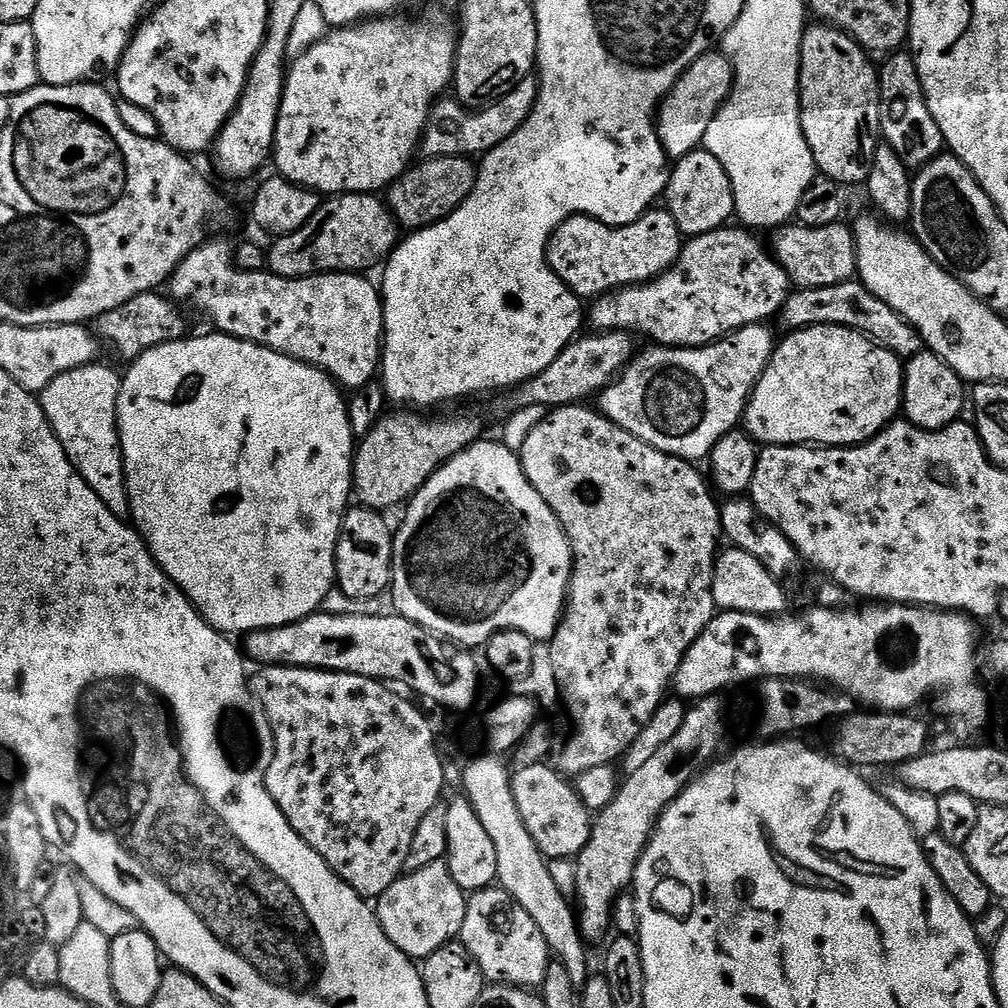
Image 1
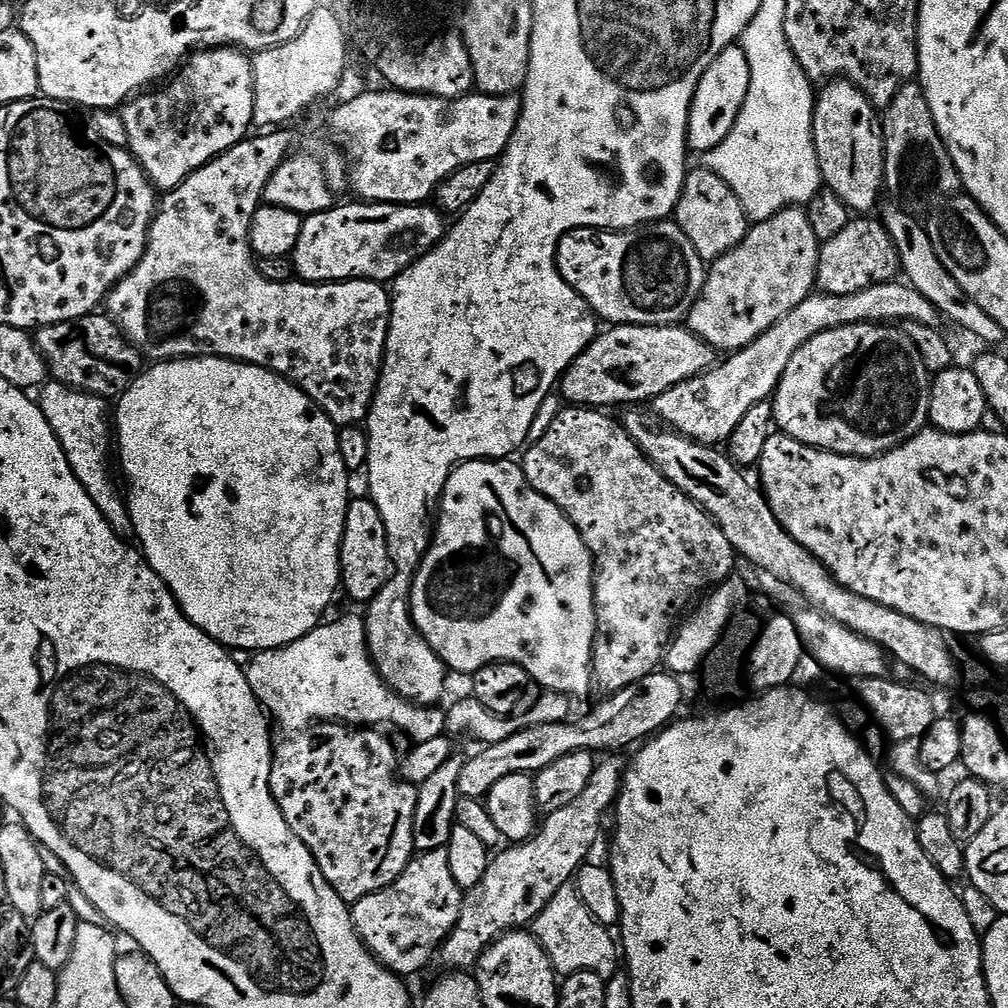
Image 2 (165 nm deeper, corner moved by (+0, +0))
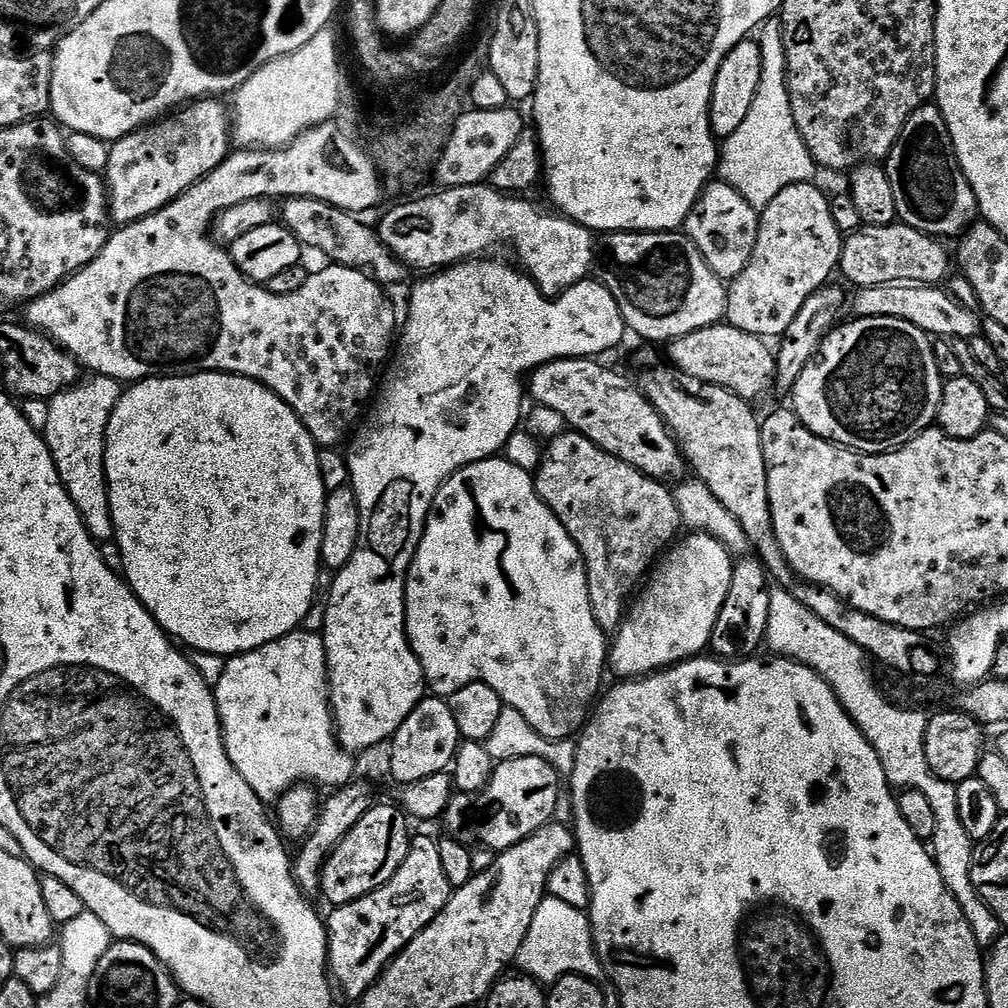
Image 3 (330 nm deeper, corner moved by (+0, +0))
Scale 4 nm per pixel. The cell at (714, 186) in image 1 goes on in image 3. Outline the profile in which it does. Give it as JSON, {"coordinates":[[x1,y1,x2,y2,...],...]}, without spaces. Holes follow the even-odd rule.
{"coordinates":[[713,182,704,187,704,193,690,210,684,222,683,231,698,246,702,258,714,270,719,280,731,282,746,270,750,258,754,254,754,246,758,242,760,229,760,212,734,186,723,182]]}

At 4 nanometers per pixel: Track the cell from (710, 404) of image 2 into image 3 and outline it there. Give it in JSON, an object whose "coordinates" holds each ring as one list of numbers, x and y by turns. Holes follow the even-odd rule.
{"coordinates":[[901,282,899,284,883,284,882,286,870,286,869,288,859,289,855,293,856,297,851,297,850,308,852,308,857,317,865,316,866,318,902,318,918,330,928,333,932,338,943,338,946,341,953,340,973,340,976,336,981,335,982,320,973,309,962,306,952,297,951,291,945,290,940,286,931,284,914,284,911,282]]}

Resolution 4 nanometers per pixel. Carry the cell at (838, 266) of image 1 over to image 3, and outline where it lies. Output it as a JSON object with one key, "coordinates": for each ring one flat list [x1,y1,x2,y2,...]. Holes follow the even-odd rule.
{"coordinates":[[869,224,845,239,838,272,839,275,844,275,856,290,901,282,940,286,950,276,948,252,940,244,943,243,937,237,927,236,925,232,914,230,908,224]]}

